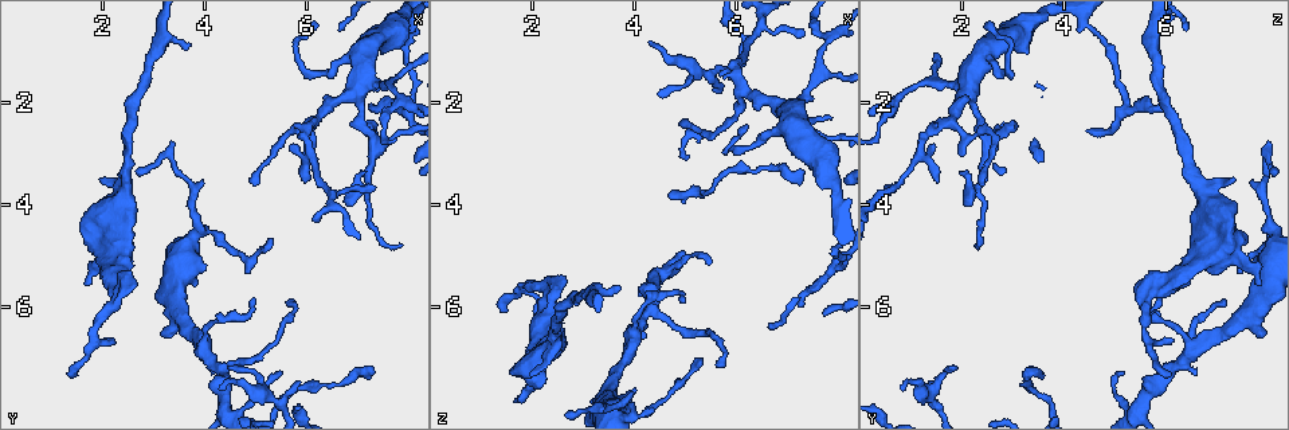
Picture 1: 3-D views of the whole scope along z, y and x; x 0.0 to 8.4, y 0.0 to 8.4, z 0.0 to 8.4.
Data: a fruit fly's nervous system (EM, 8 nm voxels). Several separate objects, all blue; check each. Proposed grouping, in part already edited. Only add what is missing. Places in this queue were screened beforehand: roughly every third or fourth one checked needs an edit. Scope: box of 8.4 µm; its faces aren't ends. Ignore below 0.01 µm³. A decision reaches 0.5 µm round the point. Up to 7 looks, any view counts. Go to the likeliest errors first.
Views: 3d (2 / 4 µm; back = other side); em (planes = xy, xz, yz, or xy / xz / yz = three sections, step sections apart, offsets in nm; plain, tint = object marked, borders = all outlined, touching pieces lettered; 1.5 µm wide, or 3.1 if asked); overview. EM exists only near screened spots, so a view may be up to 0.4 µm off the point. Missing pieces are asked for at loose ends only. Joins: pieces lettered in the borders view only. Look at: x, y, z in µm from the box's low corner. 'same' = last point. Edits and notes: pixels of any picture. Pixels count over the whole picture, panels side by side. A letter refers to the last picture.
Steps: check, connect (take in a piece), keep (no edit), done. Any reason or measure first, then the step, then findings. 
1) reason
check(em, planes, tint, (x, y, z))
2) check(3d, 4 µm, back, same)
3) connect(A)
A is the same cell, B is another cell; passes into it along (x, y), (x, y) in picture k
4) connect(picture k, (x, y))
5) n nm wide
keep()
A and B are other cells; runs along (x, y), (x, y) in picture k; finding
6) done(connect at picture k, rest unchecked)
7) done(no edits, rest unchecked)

free end
check(em, planes, tint, (1.65, 5.50, 7.85))

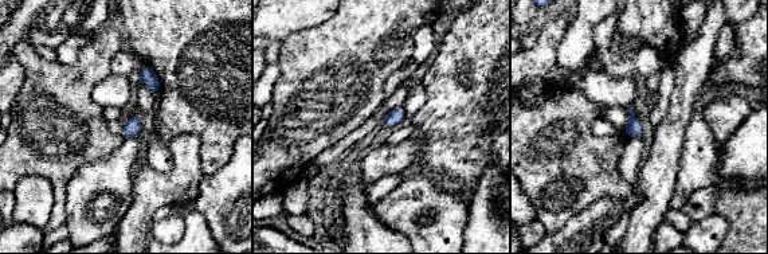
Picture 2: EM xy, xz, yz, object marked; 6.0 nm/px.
check(em, planes, borders, same)

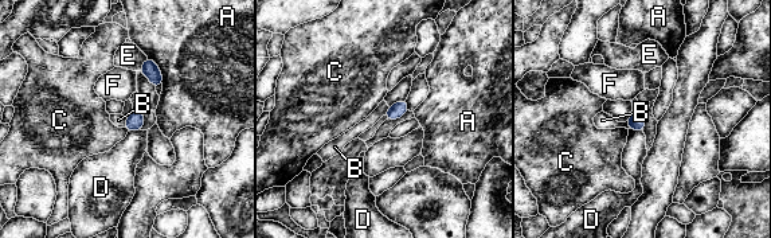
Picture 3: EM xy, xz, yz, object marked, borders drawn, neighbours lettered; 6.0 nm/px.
A touches over 190 nm
keep()
A, B, C, D, E and F are other cells; border along (126, 118), (124, 127) in picture 3; none of them fits

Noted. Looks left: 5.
an open end
check(3d, 4 µm, (7.25, 7.40, 3.60))

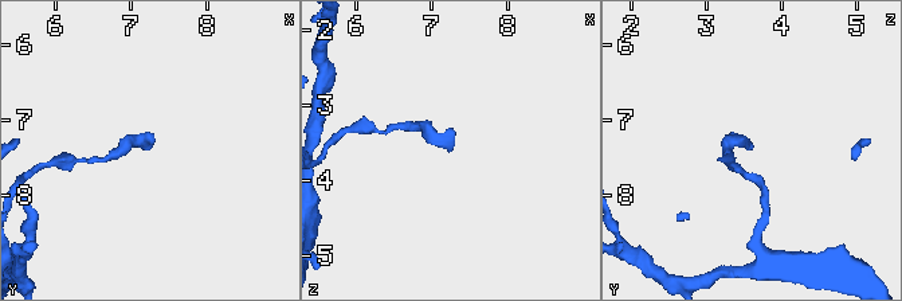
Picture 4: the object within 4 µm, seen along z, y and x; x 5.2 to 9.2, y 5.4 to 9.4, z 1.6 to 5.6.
now the EM
check(em, planes, borders, (7.25, 7.40, 3.55))

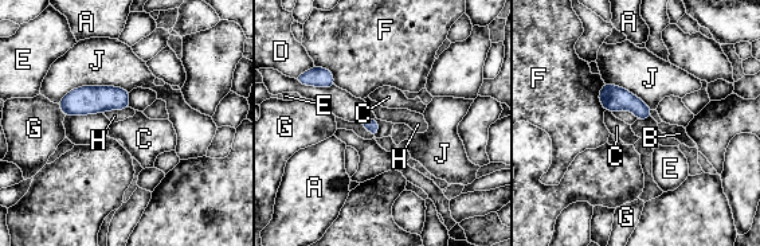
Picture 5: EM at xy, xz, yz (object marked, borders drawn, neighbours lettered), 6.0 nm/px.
keep()
A, B, C, D, E, F, G, H and J are other cells; border along (611, 112), (630, 110), (638, 118) in picture 5; no lettered piece goes on from it

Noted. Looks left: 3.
tapers out
check(em, planes, borders, (3.75, 0.90, 5.70))

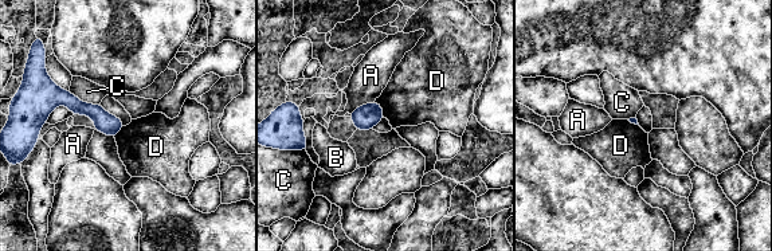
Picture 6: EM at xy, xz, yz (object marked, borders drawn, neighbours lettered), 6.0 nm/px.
keep()
A, B, C and D are other cells; border along (375, 101), (384, 117) in picture 6; no lettered piece goes on from it

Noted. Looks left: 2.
done(no edits, rest unchecked)

